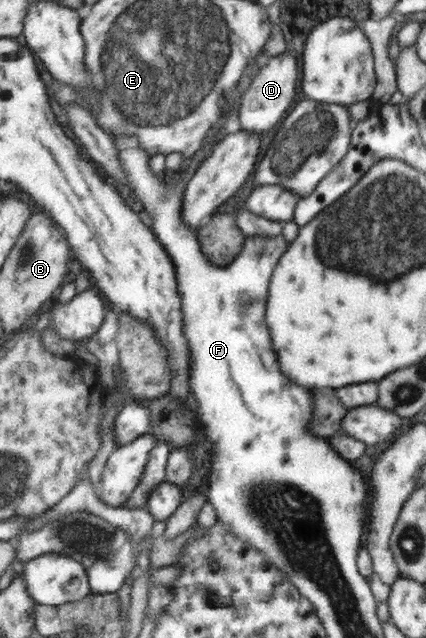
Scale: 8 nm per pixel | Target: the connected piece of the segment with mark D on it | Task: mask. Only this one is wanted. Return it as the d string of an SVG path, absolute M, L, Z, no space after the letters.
M284 51L278 55L269 57L266 64L260 68L250 81L249 87L243 92L238 107L238 124L240 129L252 134L264 134L284 116L288 110L292 96L294 96L294 86L296 86L296 60L290 56L290 52Z

